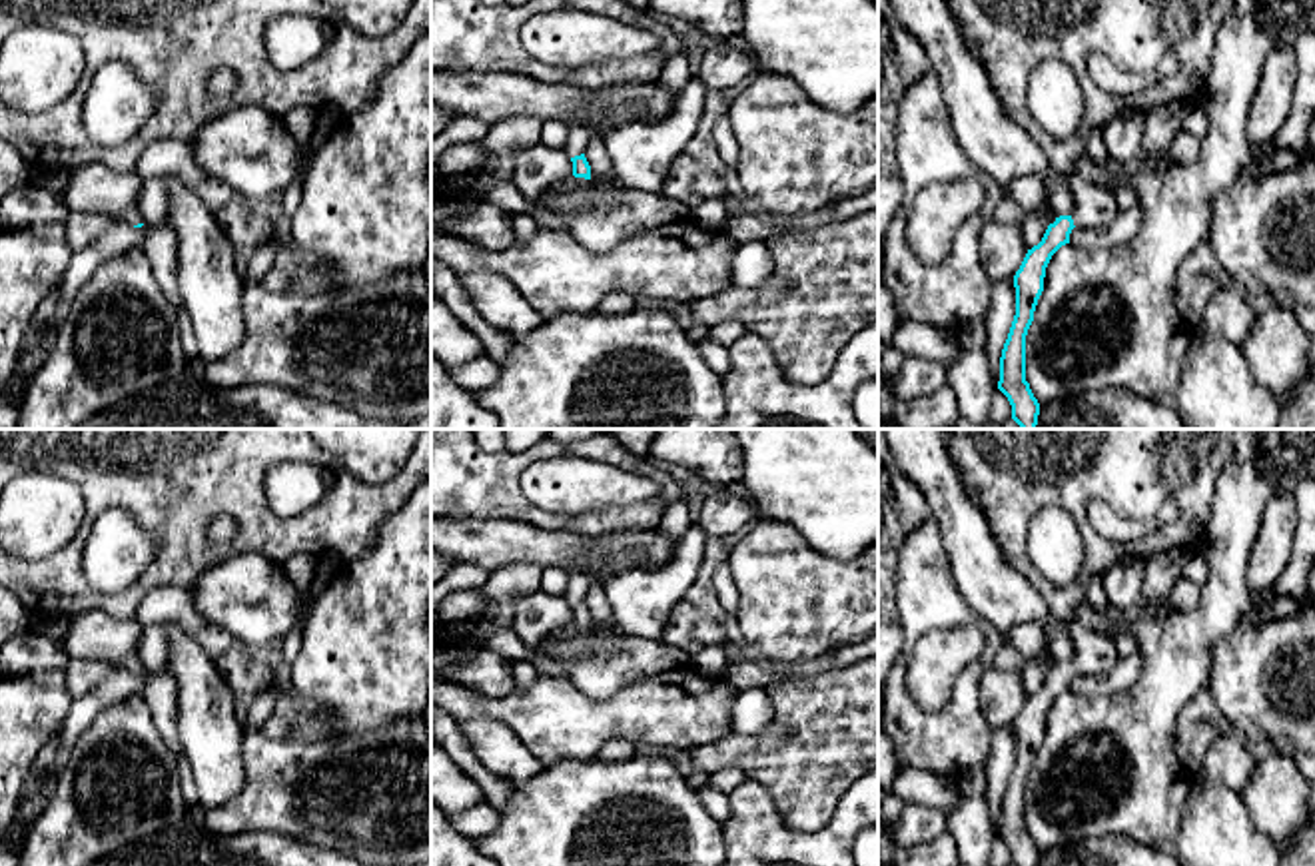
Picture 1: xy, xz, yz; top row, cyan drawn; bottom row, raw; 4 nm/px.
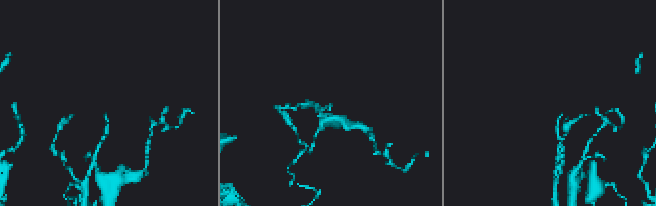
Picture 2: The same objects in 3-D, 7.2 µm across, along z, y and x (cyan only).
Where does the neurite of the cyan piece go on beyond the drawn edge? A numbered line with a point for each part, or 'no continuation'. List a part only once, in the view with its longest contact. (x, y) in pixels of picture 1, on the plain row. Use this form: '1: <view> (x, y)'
1: xz (579, 645)

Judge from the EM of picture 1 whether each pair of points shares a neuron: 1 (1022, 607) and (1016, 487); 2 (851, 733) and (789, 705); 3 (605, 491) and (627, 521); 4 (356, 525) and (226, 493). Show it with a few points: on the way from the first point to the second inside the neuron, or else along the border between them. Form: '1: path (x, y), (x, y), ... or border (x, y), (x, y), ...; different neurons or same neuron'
1: border (992, 535), (1004, 557), (1042, 597), (1048, 611); different neurons
2: path (835, 725), (823, 725), (805, 709); same neuron
3: border (661, 489), (655, 497), (621, 509), (573, 515); different neurons
4: path (324, 527), (270, 527), (258, 517); same neuron

